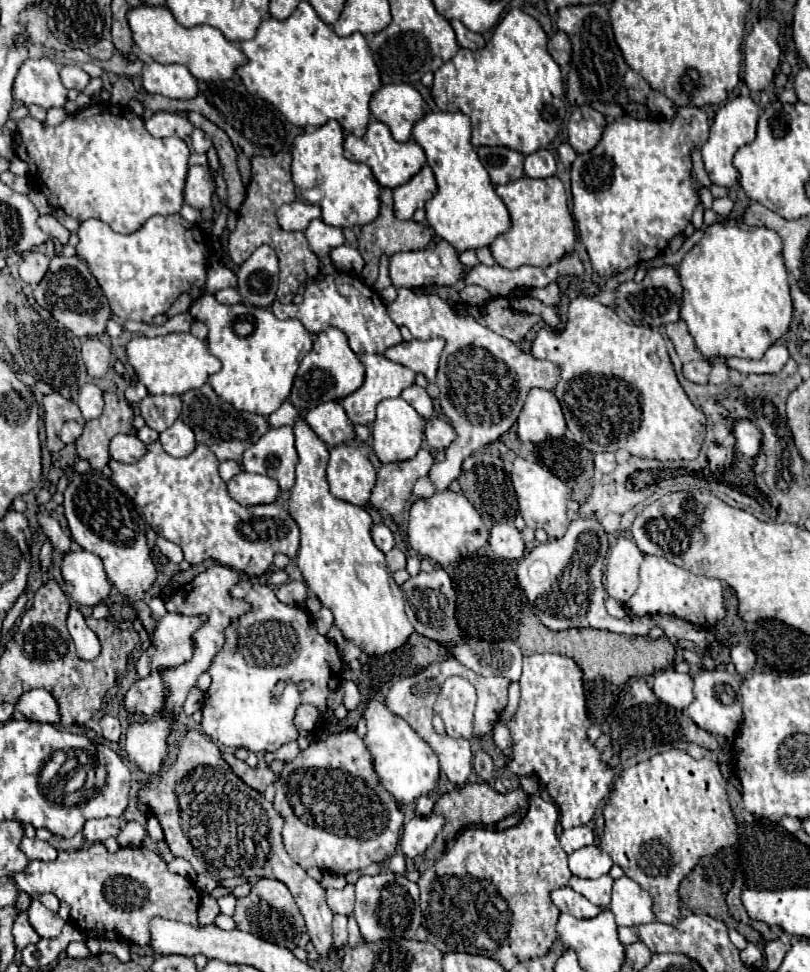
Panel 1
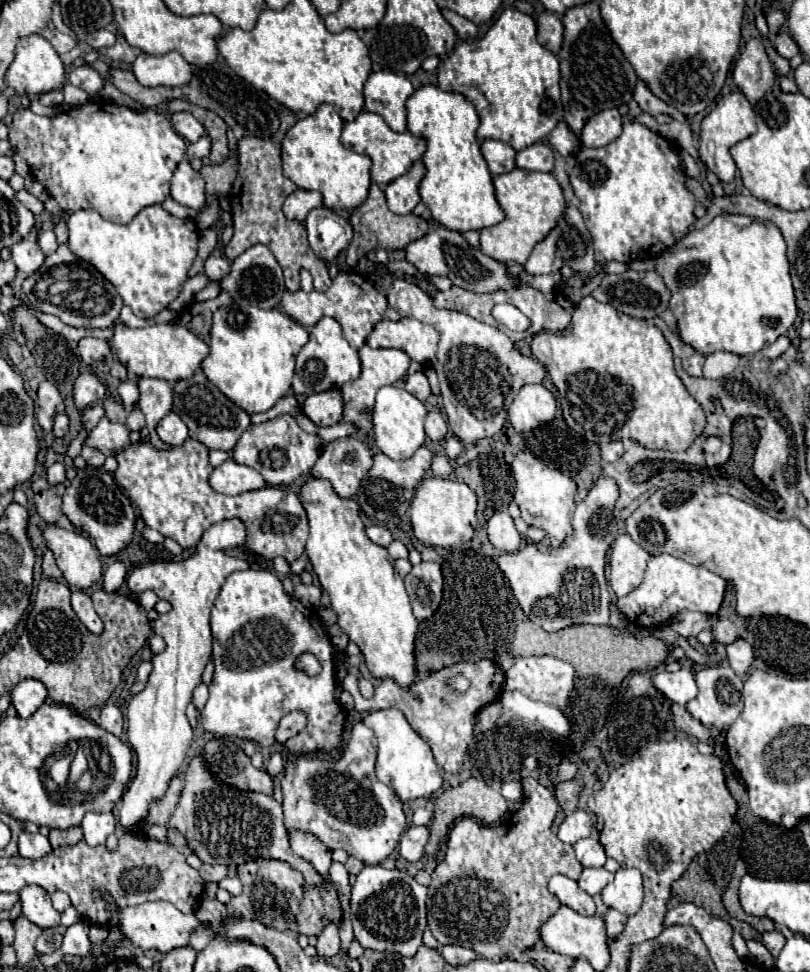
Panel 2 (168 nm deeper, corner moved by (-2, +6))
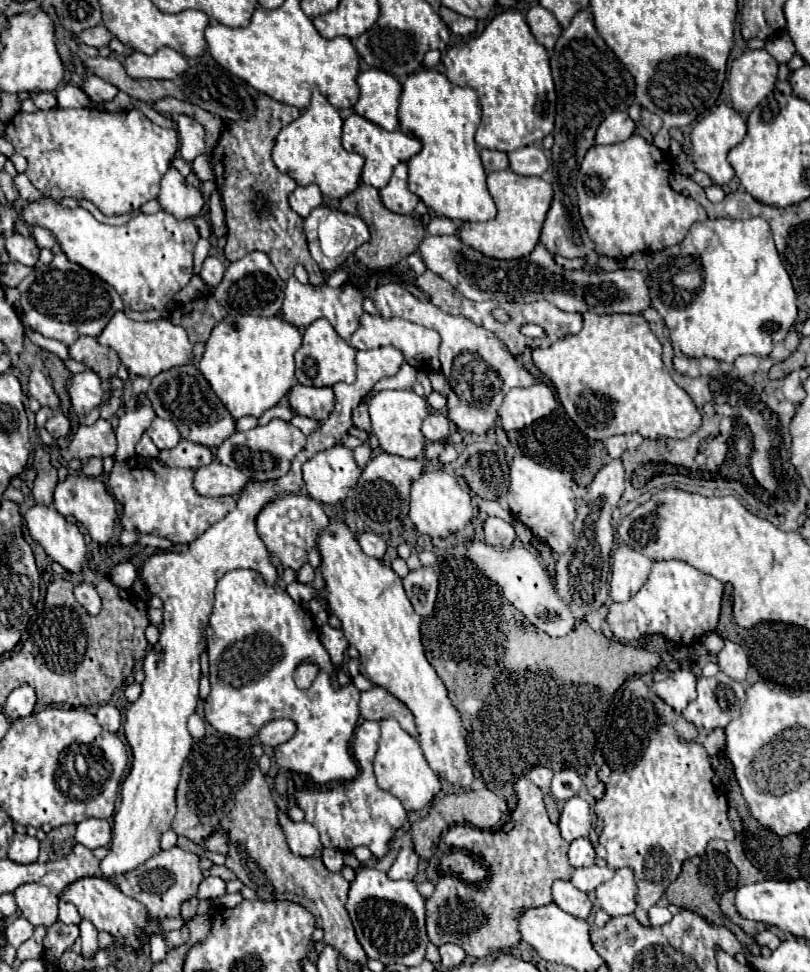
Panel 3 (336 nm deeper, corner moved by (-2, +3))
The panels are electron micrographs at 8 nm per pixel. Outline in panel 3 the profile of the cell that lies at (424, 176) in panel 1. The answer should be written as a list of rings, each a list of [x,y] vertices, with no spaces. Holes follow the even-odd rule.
[[[400,162],[394,168],[394,174],[388,182],[388,186],[384,186],[380,190],[380,198],[384,202],[384,206],[396,214],[412,214],[416,204],[420,202],[420,198],[416,194],[412,194],[408,190],[408,168],[406,162]]]

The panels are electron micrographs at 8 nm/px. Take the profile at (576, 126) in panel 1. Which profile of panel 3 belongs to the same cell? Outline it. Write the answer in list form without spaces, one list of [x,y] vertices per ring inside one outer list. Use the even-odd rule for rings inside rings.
[[[612,112],[596,132],[596,144],[616,144],[628,140],[636,130],[636,122],[626,112]]]

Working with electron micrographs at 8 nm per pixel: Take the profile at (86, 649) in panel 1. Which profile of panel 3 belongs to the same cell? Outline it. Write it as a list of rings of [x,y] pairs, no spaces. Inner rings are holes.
[[[80,582],[80,584],[74,588],[74,596],[76,596],[76,600],[78,600],[90,614],[98,614],[98,612],[100,612],[100,596],[98,596],[94,584]]]

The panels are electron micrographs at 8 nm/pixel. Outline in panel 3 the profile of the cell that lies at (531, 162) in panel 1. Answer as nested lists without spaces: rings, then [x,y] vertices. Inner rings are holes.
[[[524,146],[508,154],[510,170],[520,176],[542,176],[548,168],[548,160],[538,146]]]

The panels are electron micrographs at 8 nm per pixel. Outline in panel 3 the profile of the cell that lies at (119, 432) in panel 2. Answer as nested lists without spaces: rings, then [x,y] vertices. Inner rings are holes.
[[[98,420],[94,426],[80,426],[72,442],[60,450],[64,460],[86,460],[90,456],[106,458],[116,452],[116,436],[106,420]]]

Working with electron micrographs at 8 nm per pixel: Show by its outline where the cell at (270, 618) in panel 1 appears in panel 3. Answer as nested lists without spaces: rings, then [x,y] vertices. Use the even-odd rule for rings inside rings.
[[[252,570],[226,572],[216,586],[216,600],[212,616],[206,628],[208,656],[210,656],[210,684],[212,690],[204,700],[206,720],[222,734],[236,738],[254,738],[258,730],[276,718],[290,718],[296,722],[296,734],[274,750],[276,762],[300,776],[306,776],[314,786],[326,782],[352,780],[358,772],[354,758],[350,756],[350,738],[358,722],[360,690],[334,690],[330,674],[334,670],[326,648],[320,642],[318,626],[280,586],[266,586],[262,576]],[[300,664],[316,664],[320,668],[318,678],[308,690],[300,690],[294,684],[294,668]]]

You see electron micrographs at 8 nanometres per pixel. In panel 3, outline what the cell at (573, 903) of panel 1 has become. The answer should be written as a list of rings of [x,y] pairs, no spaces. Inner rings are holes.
[[[556,880],[552,886],[554,902],[568,914],[576,918],[588,918],[592,910],[592,902],[586,892],[580,892],[576,886],[572,886],[566,880]]]

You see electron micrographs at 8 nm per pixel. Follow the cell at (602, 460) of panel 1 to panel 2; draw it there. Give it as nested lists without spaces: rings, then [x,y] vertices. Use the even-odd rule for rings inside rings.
[[[614,441],[614,443],[608,443],[604,447],[600,447],[600,453],[602,453],[602,459],[608,461],[608,463],[614,463],[622,457],[624,449],[622,449],[622,443],[620,441]]]

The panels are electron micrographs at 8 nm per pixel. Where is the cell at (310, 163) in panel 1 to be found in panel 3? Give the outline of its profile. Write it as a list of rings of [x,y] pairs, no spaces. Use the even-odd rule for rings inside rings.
[[[316,90],[312,92],[310,106],[304,110],[300,118],[290,122],[280,130],[272,148],[272,160],[276,168],[296,180],[300,186],[308,186],[310,182],[320,186],[320,192],[328,198],[342,198],[352,192],[362,174],[364,158],[354,152],[346,152],[340,144],[342,136],[342,118],[338,110]]]

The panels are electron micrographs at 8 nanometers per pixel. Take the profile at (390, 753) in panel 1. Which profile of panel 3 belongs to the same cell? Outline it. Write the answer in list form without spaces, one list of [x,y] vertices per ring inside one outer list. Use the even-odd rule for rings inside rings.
[[[386,718],[380,722],[380,726],[382,726],[382,738],[374,758],[374,774],[376,774],[378,786],[384,792],[390,792],[392,796],[396,796],[406,808],[406,812],[422,810],[440,792],[440,778],[428,766],[418,742],[408,732],[404,732],[396,720]]]

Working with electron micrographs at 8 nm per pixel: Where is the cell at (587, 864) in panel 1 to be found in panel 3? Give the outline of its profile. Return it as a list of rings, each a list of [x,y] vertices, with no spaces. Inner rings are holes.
[[[576,838],[574,842],[570,842],[568,848],[568,860],[572,866],[580,868],[580,866],[592,866],[594,864],[594,848],[590,844],[588,838]]]

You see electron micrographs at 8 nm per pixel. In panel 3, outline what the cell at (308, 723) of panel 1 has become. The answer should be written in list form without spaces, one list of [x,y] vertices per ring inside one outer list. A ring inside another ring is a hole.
[[[272,720],[268,724],[264,724],[264,728],[260,728],[258,732],[258,740],[262,746],[270,746],[276,748],[284,742],[288,742],[296,732],[296,724],[292,720]]]

